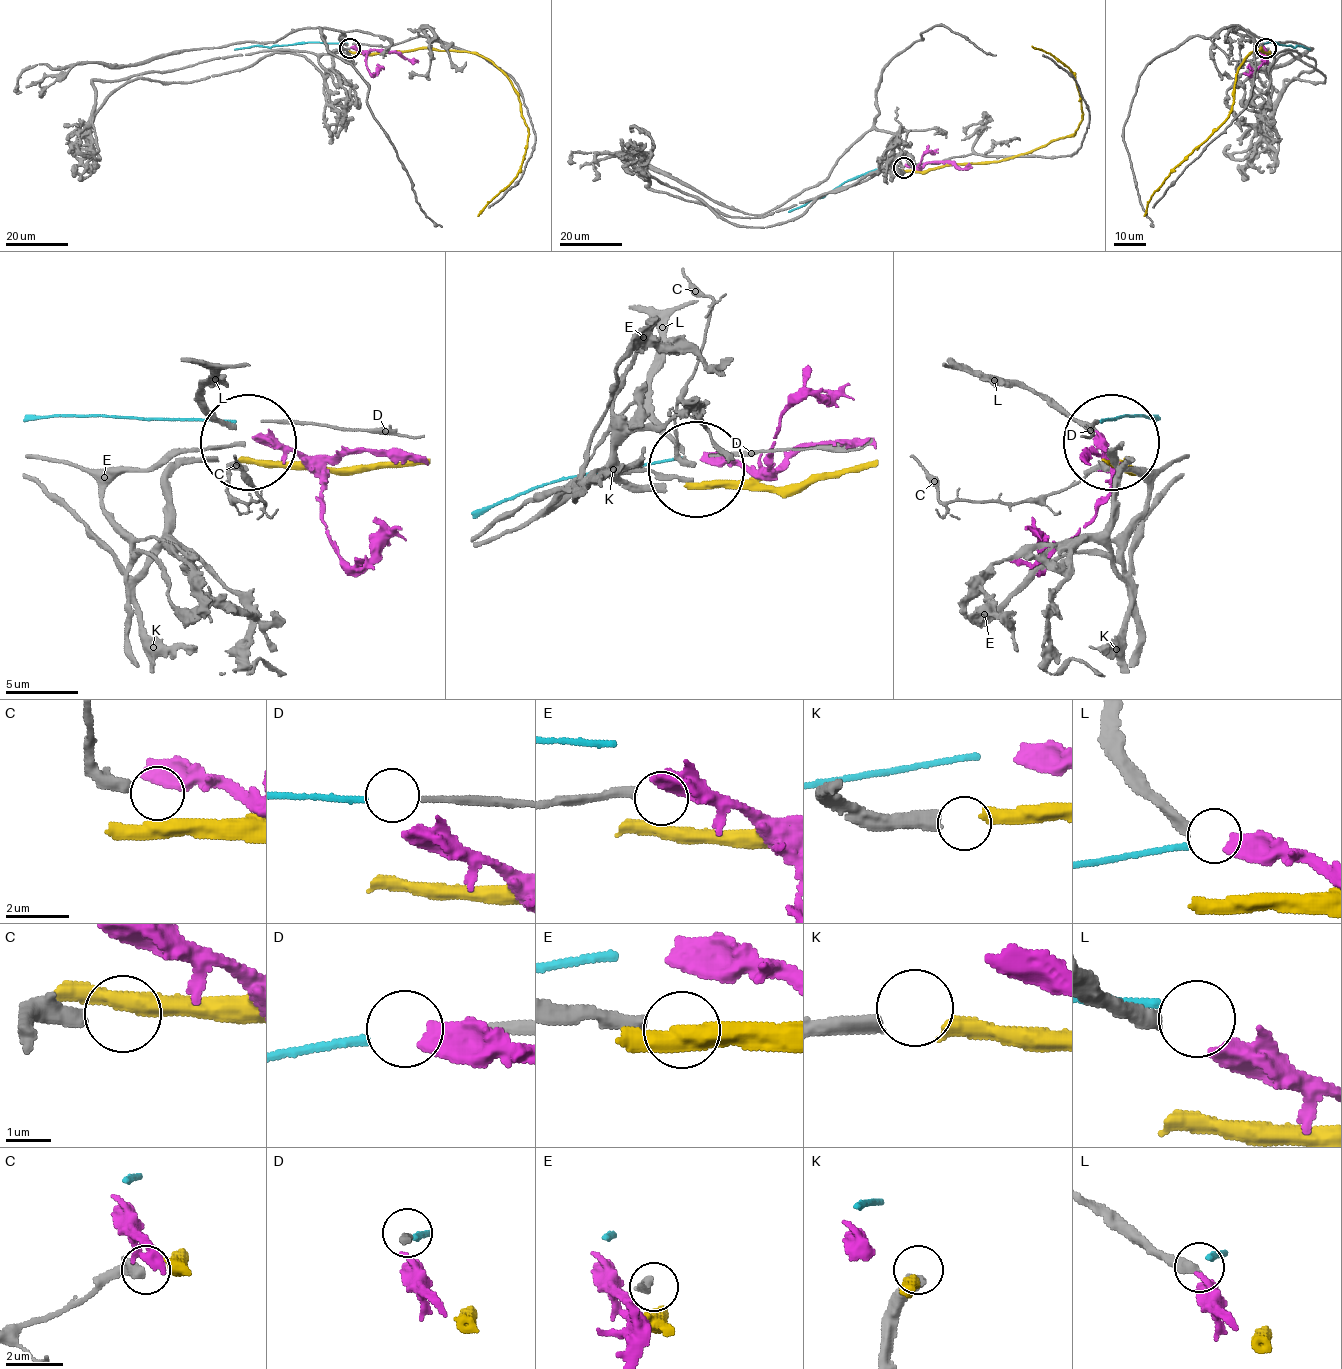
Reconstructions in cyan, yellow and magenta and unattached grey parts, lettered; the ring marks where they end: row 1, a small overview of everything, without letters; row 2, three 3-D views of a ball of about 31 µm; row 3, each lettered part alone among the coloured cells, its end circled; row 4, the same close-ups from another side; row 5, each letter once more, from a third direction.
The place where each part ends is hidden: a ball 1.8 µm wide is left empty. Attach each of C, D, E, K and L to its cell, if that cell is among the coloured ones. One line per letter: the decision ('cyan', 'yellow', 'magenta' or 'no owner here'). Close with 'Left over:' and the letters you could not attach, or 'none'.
C: no owner here
D: cyan
E: no owner here
K: yellow
L: magenta
Left over: C, E

